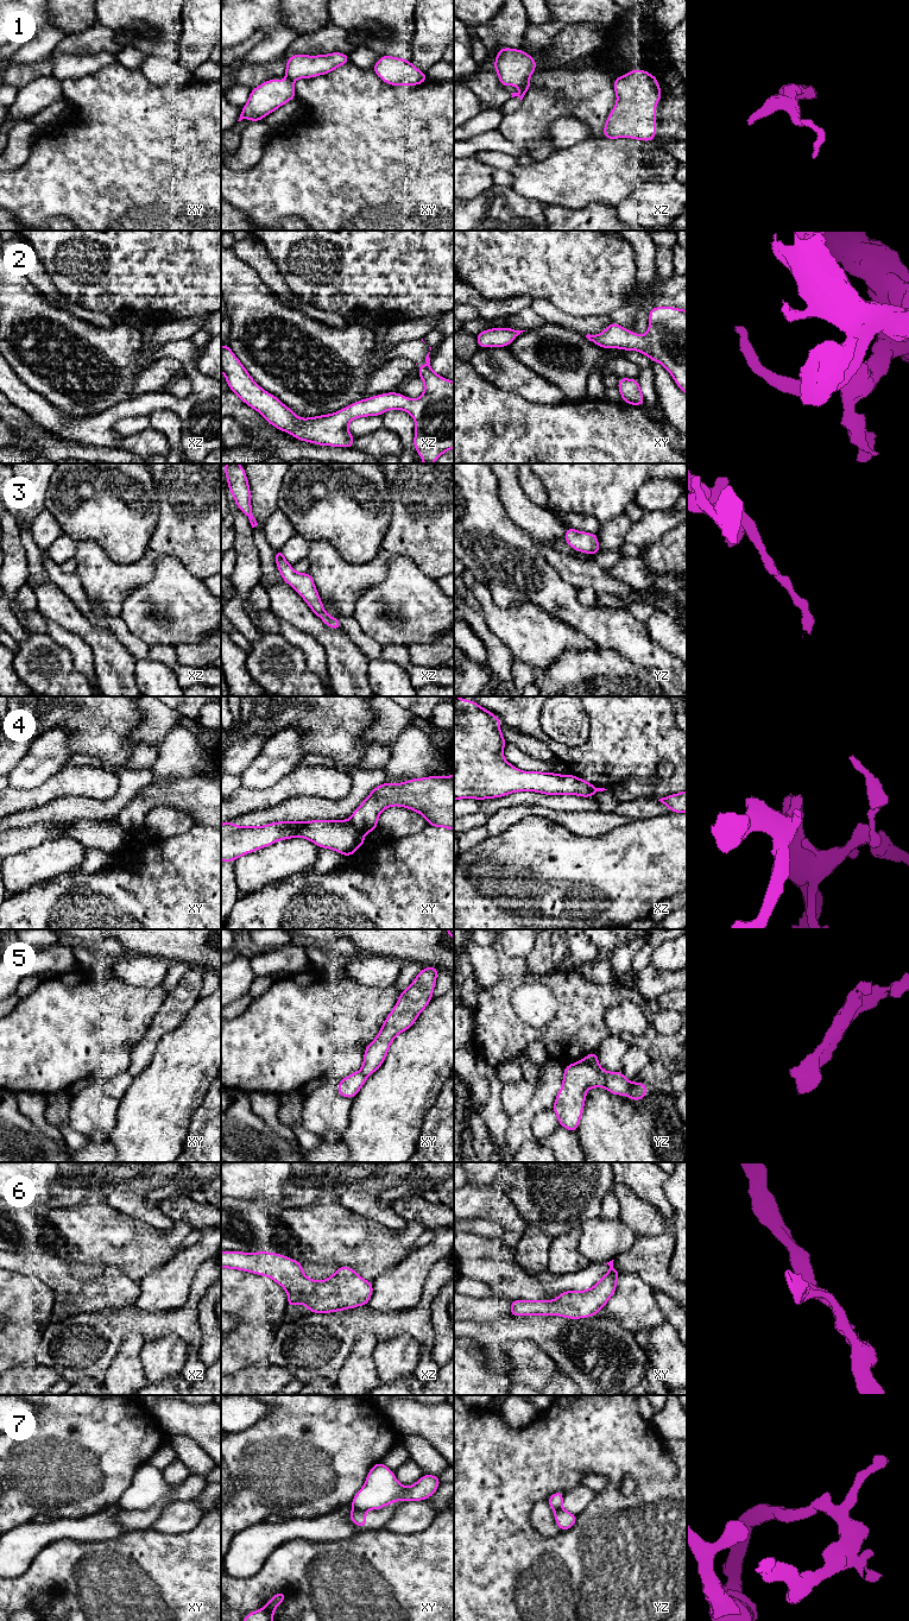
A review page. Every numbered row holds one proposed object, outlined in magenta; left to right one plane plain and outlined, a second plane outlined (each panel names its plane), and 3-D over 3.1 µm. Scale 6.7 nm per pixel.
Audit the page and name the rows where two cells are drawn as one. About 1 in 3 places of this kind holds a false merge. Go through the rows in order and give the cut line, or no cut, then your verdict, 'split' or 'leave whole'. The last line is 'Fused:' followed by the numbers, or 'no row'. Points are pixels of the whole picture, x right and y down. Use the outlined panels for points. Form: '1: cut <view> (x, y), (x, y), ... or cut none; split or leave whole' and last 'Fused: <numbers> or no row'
1: cut xz (528, 79), (521, 89); split
2: cut none; leave whole
3: cut none; leave whole
4: cut xy (349, 819), (364, 833); split
5: cut yz (581, 1060), (592, 1065), (605, 1078), (607, 1087); split
6: cut none; leave whole
7: cut xy (353, 1507), (364, 1511); split
Fused: 1, 4, 5, 7

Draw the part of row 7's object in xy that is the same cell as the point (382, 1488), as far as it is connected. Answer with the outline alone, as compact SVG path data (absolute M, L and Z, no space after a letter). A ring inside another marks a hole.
M377 1462L371 1468L365 1484L355 1494L351 1506L356 1510L379 1510L394 1501L423 1501L429 1499L440 1484L438 1476L423 1474L415 1484L404 1487L397 1481L390 1468Z

